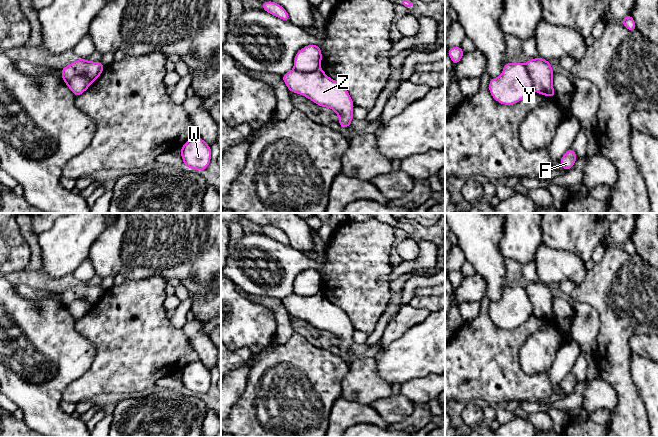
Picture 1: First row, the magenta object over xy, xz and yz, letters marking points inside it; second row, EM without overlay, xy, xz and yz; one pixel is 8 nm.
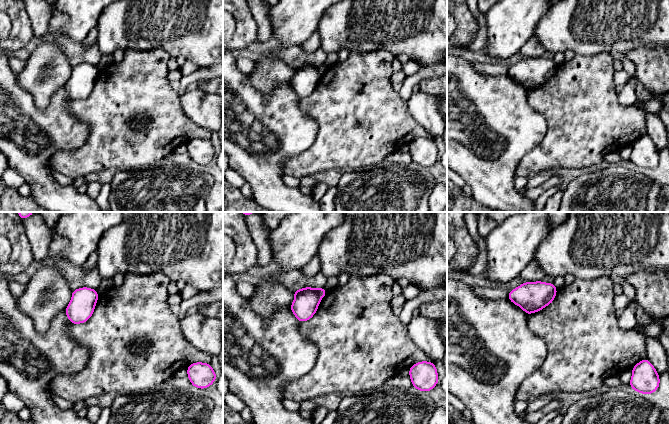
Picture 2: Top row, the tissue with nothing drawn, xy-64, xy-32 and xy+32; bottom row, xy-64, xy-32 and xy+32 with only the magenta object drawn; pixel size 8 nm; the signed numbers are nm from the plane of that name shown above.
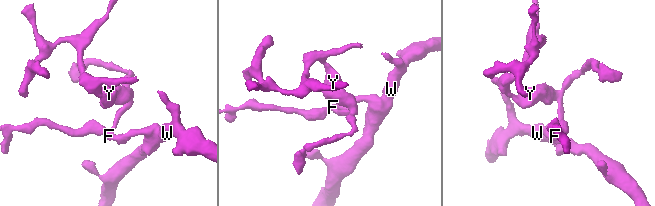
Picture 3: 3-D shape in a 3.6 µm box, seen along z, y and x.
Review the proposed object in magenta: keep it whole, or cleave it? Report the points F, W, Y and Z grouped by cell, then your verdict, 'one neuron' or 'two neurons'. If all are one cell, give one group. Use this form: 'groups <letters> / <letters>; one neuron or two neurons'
groups F W Z / Y; two neurons

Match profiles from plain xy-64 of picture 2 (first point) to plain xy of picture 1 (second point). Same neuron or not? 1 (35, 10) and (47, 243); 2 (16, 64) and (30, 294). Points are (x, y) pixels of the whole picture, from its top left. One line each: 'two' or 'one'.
1: two
2: one

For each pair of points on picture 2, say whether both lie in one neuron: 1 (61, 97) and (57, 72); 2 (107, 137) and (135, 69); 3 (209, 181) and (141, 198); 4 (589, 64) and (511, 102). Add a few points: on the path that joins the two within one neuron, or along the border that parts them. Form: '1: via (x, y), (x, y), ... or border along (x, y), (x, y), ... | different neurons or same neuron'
1: border along (63, 86), (53, 95), (45, 107) | different neurons
2: via (124, 120), (132, 112), (135, 86) | same neuron
3: via (192, 185), (172, 198), (158, 198) | same neuron
4: border along (528, 91), (527, 102), (541, 114) | different neurons

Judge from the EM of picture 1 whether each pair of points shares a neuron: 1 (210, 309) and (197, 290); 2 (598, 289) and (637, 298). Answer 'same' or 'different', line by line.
1: same
2: same

